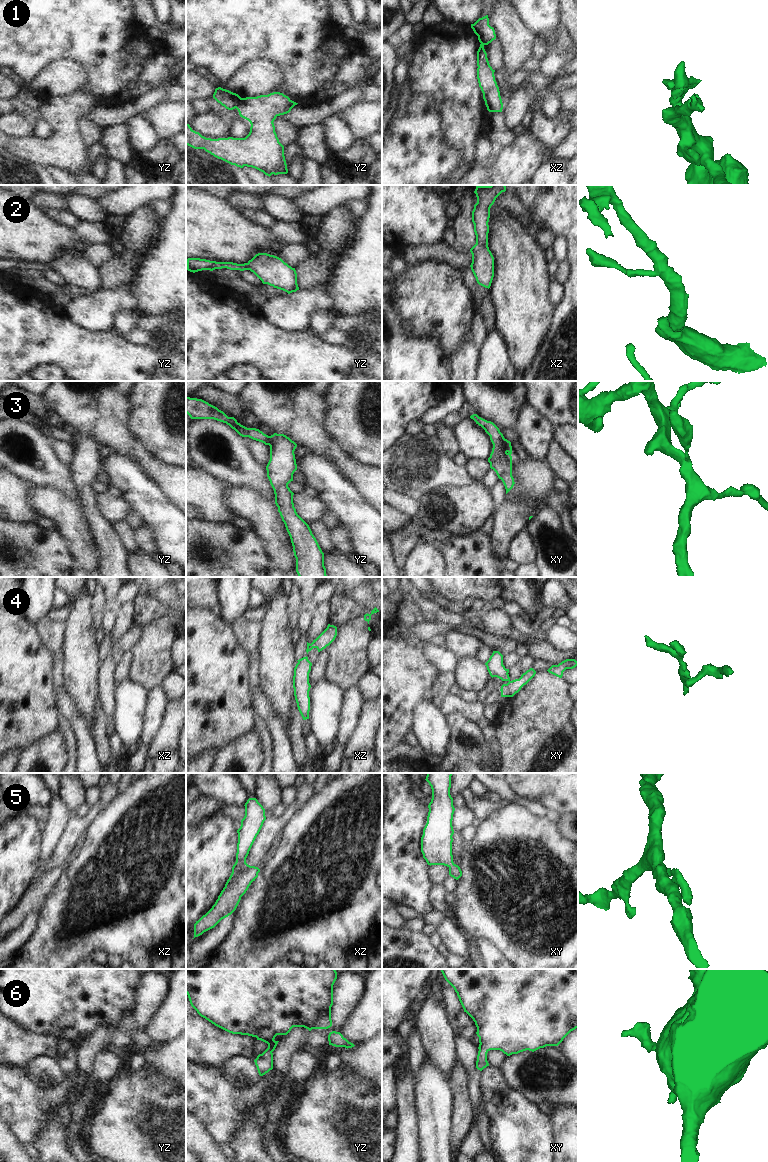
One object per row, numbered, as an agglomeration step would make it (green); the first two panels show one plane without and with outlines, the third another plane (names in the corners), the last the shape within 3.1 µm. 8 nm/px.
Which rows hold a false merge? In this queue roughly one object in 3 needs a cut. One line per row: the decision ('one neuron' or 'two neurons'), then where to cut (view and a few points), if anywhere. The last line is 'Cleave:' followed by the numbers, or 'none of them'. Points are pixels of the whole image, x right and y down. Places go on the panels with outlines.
1: two neurons | yz (241, 98), (235, 107)
2: one neuron | no cut
3: two neurons | xy (503, 438), (503, 446), (507, 451)
4: two neurons | xz (309, 644), (310, 650)
5: one neuron | no cut
6: one neuron | no cut
Cleave: 1, 3, 4

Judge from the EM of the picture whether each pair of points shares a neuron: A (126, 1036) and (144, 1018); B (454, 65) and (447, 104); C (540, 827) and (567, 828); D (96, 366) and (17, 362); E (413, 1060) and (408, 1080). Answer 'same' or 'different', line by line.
A: different
B: same
C: different
D: same
E: different

